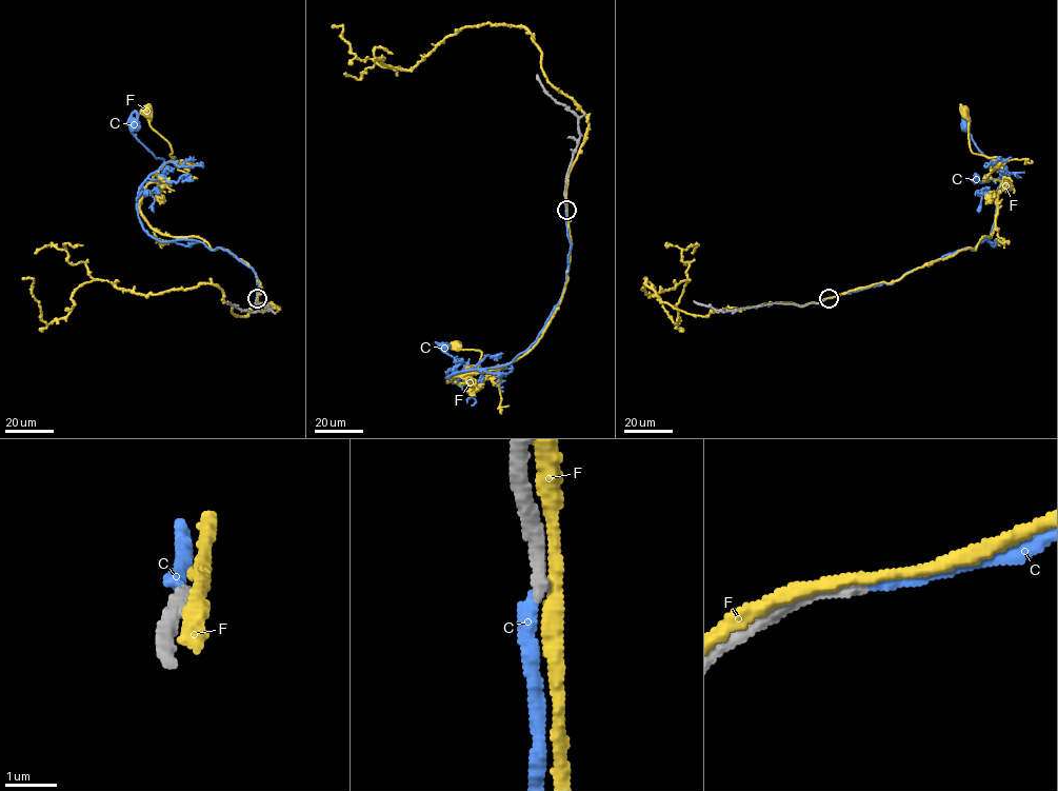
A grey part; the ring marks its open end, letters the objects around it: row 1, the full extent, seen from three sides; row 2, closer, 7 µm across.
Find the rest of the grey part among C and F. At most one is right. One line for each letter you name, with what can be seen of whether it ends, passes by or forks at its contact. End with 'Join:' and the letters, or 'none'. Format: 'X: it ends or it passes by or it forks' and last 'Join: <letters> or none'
Join: none

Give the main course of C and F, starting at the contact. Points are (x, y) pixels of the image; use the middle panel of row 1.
C: (565, 210), (566, 280), (537, 339), (508, 363), (446, 378), (474, 386), (443, 347)
F: (566, 208), (567, 280), (538, 342), (508, 363), (450, 379), (461, 384), (483, 381), (481, 353), (455, 347)

